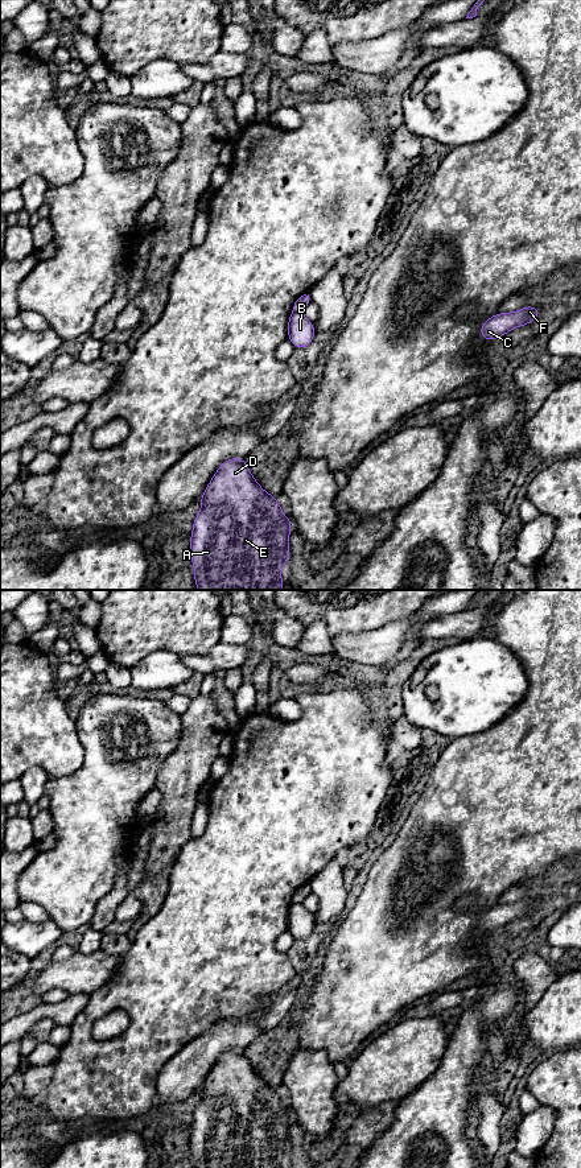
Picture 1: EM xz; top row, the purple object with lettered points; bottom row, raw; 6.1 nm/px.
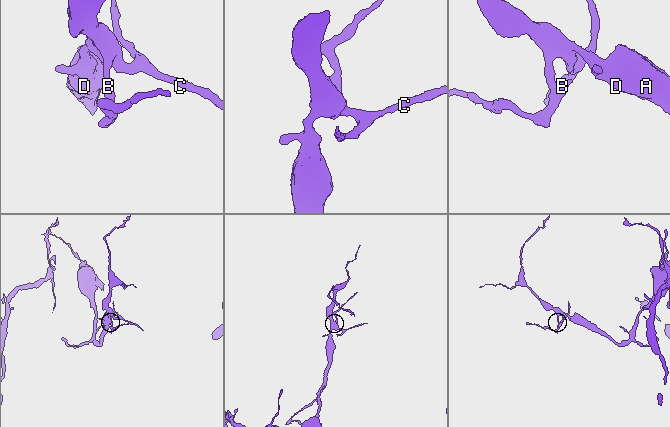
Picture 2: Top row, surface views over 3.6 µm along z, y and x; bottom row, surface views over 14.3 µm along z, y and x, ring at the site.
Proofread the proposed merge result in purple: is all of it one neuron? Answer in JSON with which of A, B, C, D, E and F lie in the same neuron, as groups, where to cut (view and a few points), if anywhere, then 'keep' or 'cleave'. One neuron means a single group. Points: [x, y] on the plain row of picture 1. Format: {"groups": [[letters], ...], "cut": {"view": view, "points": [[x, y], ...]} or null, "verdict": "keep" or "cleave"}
{"groups": [["A", "C", "D", "E", "F"], ["B"]], "cut": {"view": "xz", "points": [[293, 900], [300, 903]]}, "verdict": "cleave"}

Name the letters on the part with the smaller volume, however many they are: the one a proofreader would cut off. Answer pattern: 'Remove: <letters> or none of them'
Remove: B

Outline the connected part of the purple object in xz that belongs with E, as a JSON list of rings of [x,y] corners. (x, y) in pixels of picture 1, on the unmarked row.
[[[244,1049],[224,1052],[199,1093],[202,1098],[190,1127],[193,1168],[281,1168],[290,1146],[292,1114],[276,1087],[265,1084],[252,1068]]]

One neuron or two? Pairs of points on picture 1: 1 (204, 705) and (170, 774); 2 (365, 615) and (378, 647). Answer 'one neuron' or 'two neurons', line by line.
1: one neuron
2: two neurons

